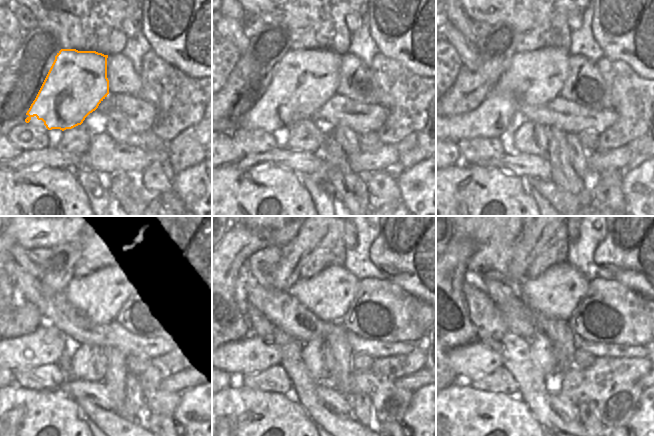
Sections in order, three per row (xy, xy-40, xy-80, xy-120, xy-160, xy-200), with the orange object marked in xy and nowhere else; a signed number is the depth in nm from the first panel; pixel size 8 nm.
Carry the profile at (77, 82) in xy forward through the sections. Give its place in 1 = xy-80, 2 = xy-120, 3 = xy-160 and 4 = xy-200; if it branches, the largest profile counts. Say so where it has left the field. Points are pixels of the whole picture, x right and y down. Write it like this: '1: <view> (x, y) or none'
1: xy-80 (534, 78)
2: xy-120 (100, 295)
3: xy-160 (328, 294)
4: xy-200 (556, 292)

